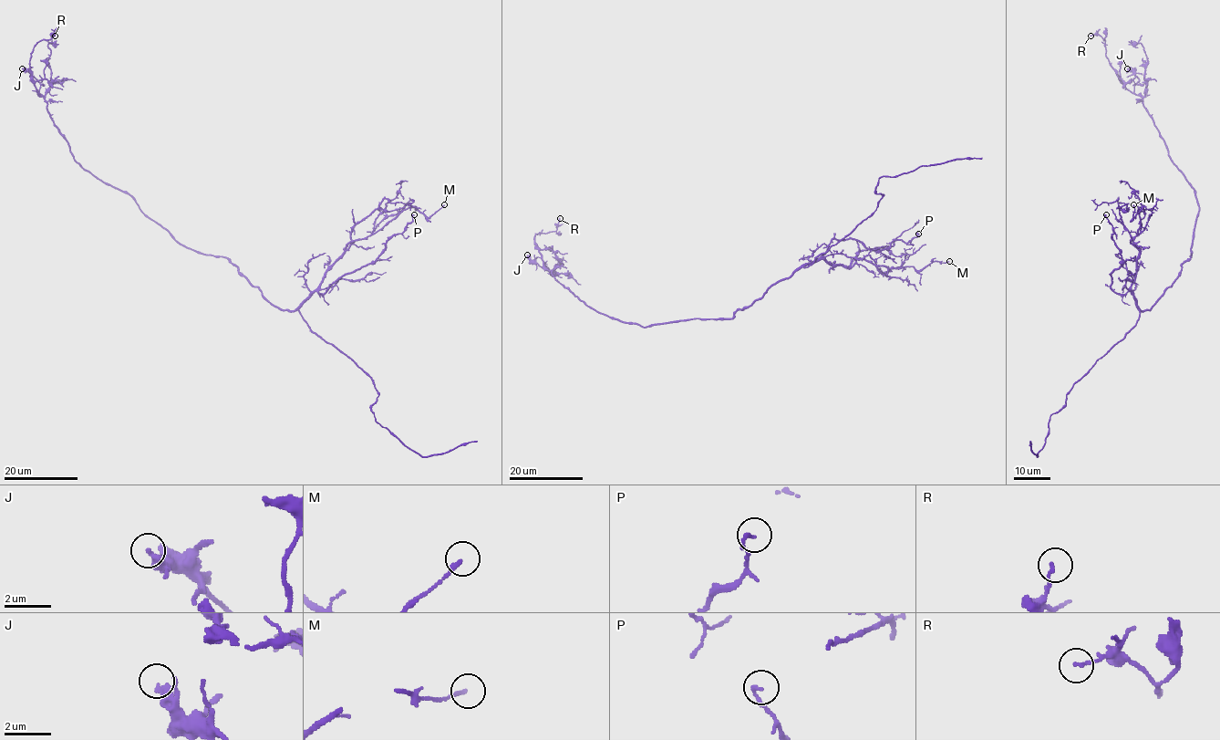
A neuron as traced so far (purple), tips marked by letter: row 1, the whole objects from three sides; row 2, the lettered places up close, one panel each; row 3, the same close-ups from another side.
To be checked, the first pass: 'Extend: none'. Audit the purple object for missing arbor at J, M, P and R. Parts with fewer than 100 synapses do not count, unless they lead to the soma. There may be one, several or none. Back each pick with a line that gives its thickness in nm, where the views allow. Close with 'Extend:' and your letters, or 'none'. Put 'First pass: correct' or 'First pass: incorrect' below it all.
Extend: none
First pass: correct

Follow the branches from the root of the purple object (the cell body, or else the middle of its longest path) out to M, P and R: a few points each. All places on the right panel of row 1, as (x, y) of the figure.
M: (1181, 265), (1180, 276), (1142, 310), (1132, 289), (1139, 251), (1131, 240), (1142, 207), (1133, 217), (1133, 204)
P: (1181, 265), (1180, 276), (1149, 309), (1142, 310), (1130, 291), (1117, 294), (1111, 275), (1121, 255), (1106, 214)
R: (1181, 265), (1190, 258), (1194, 192), (1170, 160), (1142, 98), (1126, 88), (1110, 63), (1105, 40), (1090, 36)

